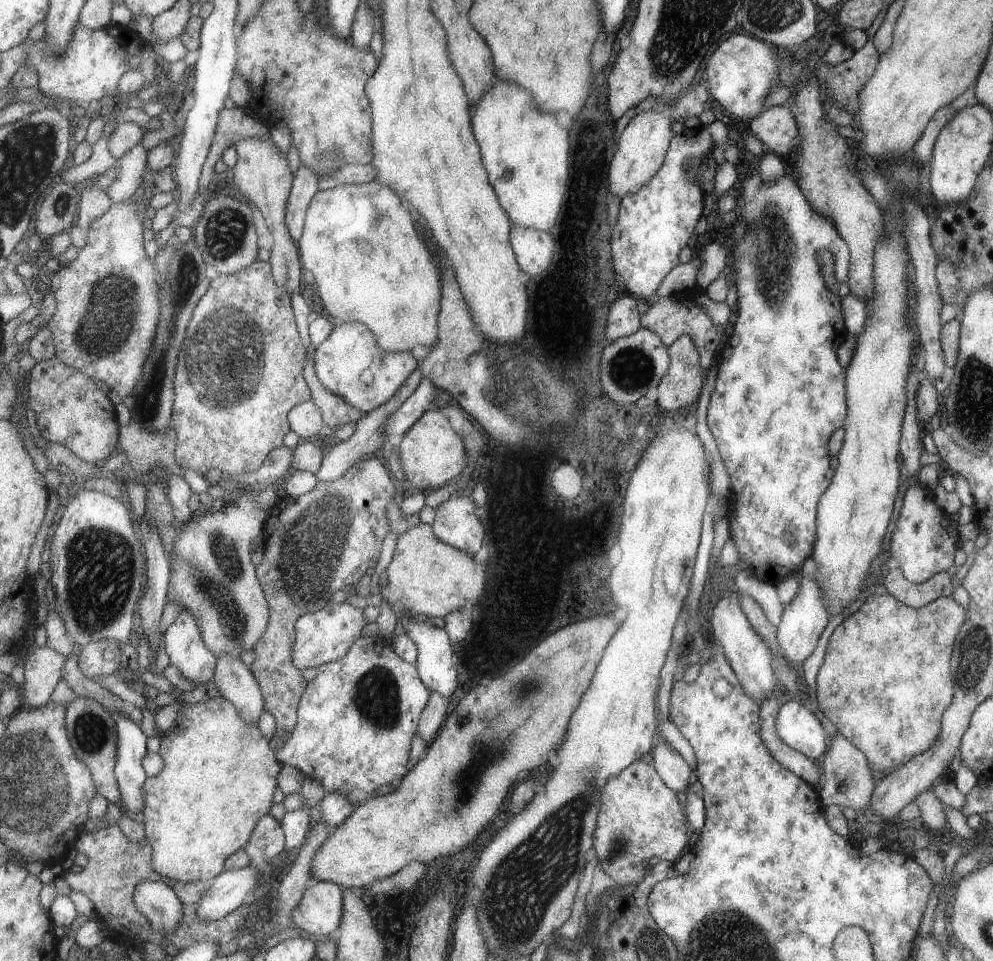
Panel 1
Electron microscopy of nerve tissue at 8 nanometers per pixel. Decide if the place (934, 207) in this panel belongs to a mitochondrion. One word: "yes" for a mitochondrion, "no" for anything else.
no

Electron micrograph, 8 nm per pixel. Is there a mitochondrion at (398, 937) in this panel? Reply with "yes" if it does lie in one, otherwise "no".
no

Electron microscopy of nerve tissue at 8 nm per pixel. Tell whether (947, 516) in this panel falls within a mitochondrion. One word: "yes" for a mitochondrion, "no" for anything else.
no

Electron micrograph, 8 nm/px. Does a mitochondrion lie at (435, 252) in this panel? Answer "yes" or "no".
no

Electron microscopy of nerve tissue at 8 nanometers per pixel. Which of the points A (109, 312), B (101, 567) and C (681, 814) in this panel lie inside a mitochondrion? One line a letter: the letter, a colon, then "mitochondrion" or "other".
A: mitochondrion
B: mitochondrion
C: other

